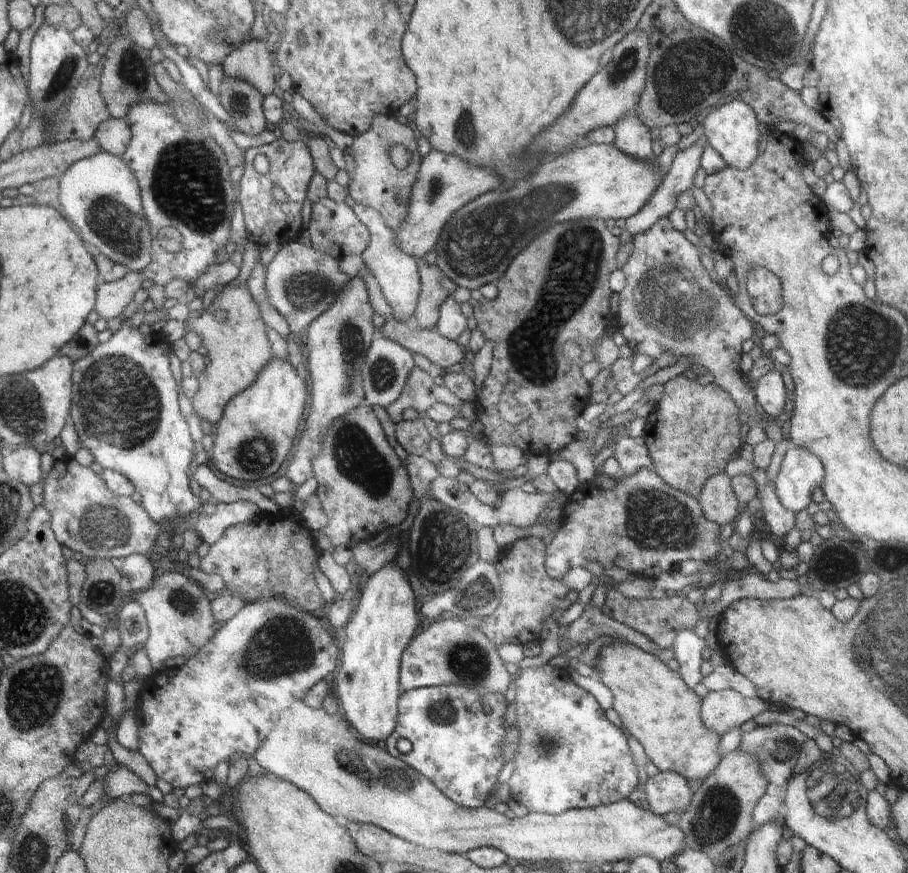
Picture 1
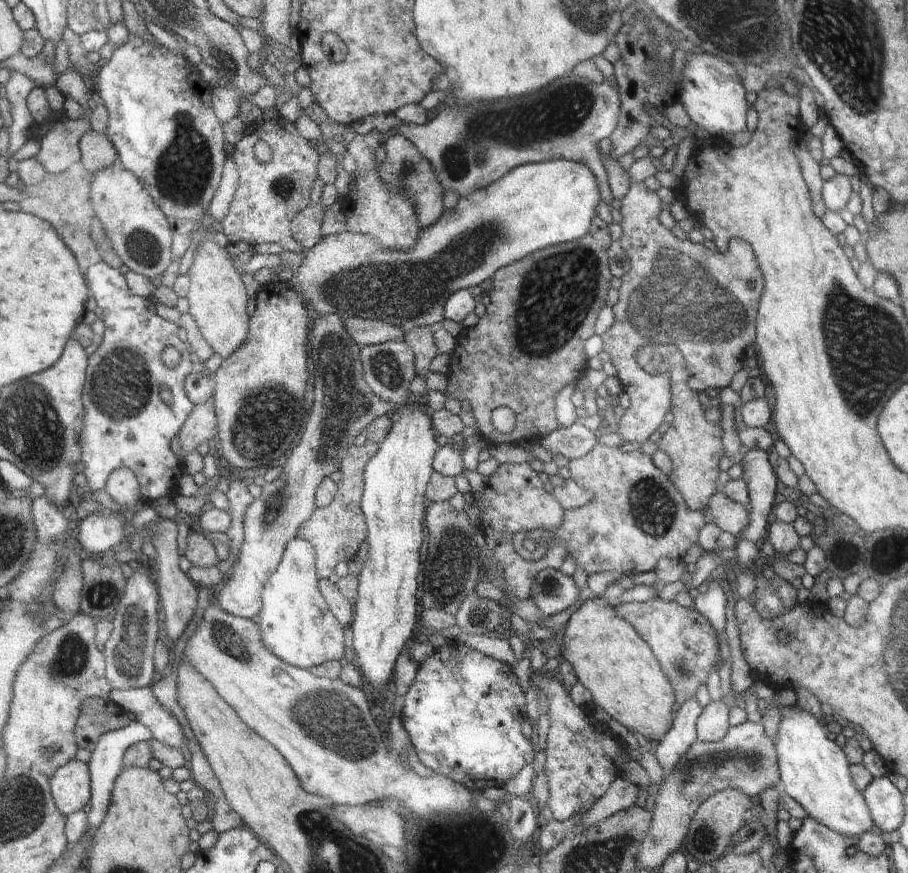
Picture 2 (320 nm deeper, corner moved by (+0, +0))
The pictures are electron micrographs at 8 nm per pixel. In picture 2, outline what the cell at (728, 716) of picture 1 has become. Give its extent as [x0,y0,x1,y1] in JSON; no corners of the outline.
[696,700,731,743]

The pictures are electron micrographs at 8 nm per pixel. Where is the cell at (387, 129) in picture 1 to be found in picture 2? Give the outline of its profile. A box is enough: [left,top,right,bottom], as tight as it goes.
[379,132,445,229]

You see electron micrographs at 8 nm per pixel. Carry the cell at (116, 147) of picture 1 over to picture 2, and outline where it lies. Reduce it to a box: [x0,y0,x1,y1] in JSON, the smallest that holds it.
[79,130,118,172]

